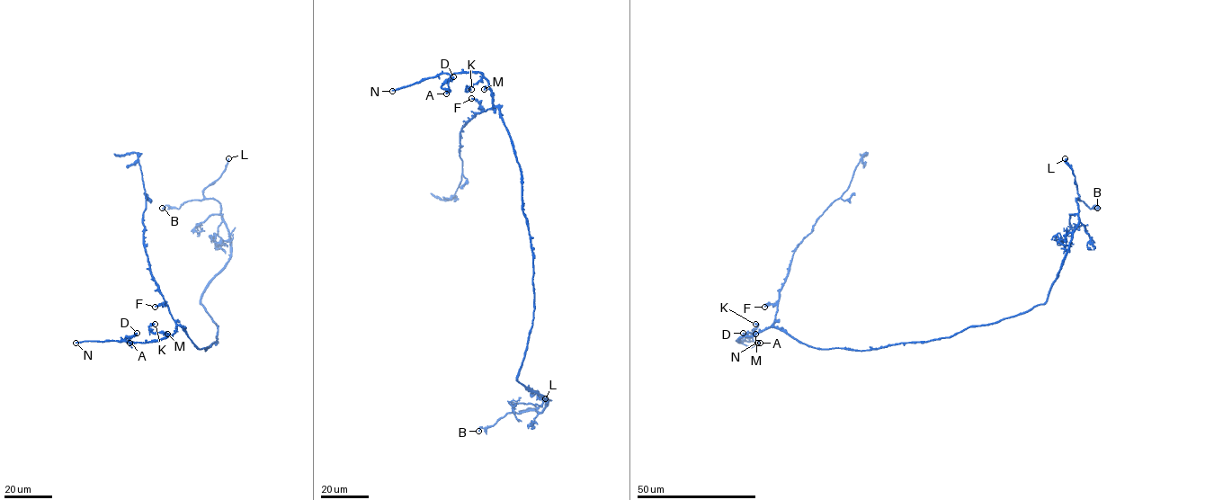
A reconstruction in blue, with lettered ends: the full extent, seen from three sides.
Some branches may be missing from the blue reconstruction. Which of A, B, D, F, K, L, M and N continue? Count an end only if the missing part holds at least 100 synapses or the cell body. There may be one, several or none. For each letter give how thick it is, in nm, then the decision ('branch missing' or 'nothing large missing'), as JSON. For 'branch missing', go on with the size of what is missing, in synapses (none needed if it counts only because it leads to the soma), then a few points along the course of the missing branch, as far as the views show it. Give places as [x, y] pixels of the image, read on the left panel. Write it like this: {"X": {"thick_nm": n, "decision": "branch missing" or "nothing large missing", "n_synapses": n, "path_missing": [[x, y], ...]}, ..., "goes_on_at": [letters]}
{"A": {"thick_nm": 480, "decision": "nothing large missing"}, "B": {"thick_nm": 180, "decision": "nothing large missing"}, "D": {"thick_nm": 380, "decision": "nothing large missing"}, "F": {"thick_nm": 280, "decision": "nothing large missing"}, "K": {"thick_nm": 500, "decision": "nothing large missing"}, "L": {"thick_nm": 280, "decision": "branch missing", "path_missing": [[228, 158], [253, 139]]}, "M": {"thick_nm": 440, "decision": "nothing large missing"}, "N": {"thick_nm": 240, "decision": "branch missing", "n_synapses": 250, "path_missing": [[75, 343], [41, 363], [22, 364], [20, 361], [31, 346], [36, 344], [41, 350], [24, 337], [32, 335]]}, "goes_on_at": ["L", "N"]}

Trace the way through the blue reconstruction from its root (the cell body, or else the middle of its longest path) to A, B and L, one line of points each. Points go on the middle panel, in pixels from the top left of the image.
A: (527, 219), (522, 209), (520, 165), (509, 131), (493, 103), (488, 81), (478, 72), (453, 73), (446, 93)
B: (527, 219), (534, 312), (517, 380), (543, 395), (547, 404), (540, 413), (507, 413), (478, 431)
L: (527, 219), (534, 312), (517, 380), (543, 395), (547, 404), (540, 413), (520, 413), (540, 406), (545, 398)

